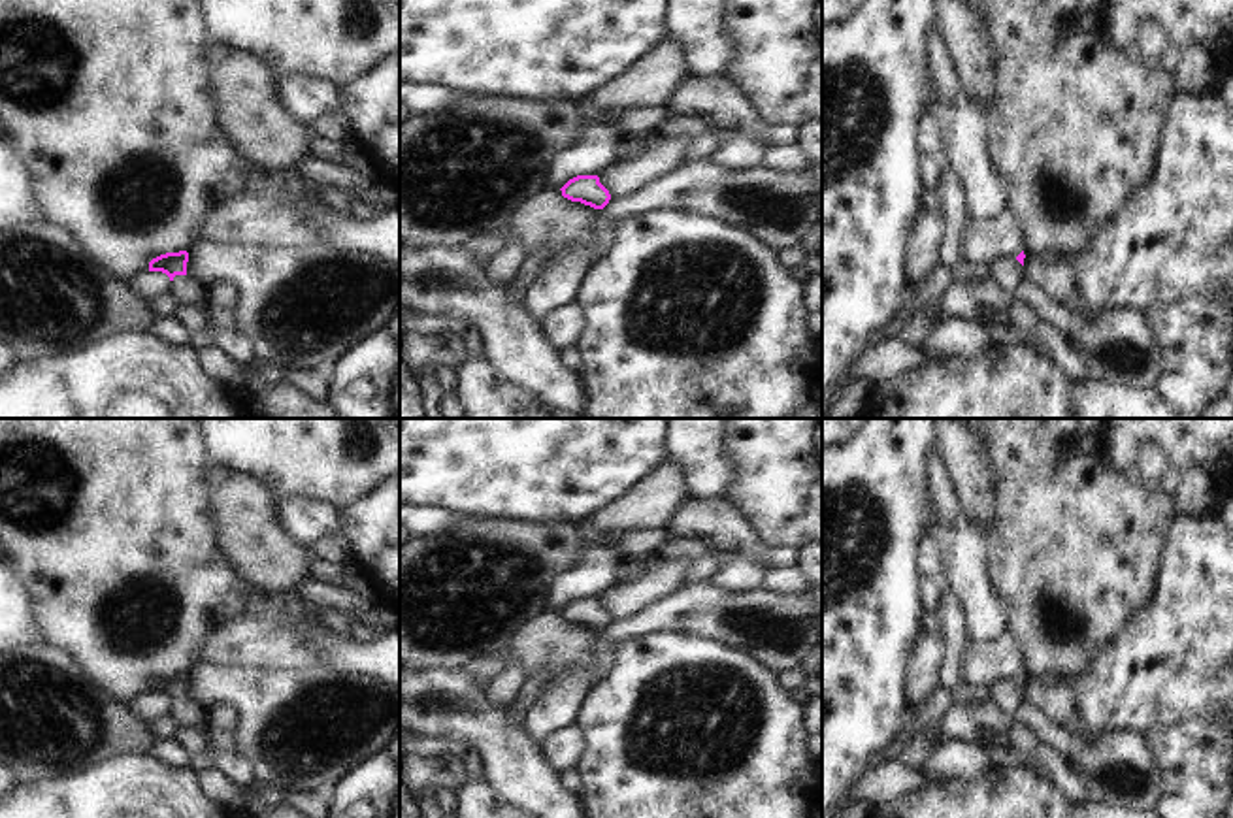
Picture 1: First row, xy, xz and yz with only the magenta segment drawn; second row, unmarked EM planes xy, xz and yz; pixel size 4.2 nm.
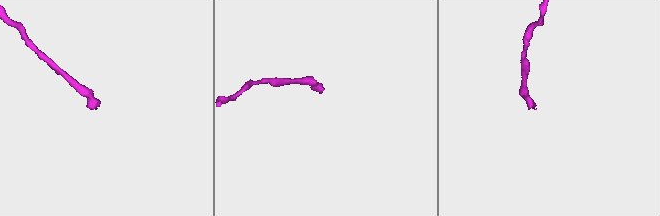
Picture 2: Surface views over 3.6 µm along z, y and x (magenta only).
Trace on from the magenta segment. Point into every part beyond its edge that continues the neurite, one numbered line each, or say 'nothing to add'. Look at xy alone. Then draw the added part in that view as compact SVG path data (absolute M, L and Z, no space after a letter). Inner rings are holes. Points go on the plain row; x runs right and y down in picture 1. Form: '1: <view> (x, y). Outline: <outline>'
1: xy (185, 713). Outline: M175 697L170 707L170 718L177 728L206 728L206 709L198 707L190 697Z

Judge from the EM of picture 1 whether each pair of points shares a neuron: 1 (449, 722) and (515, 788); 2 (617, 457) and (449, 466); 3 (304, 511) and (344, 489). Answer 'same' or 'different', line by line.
1: same
2: same
3: different

